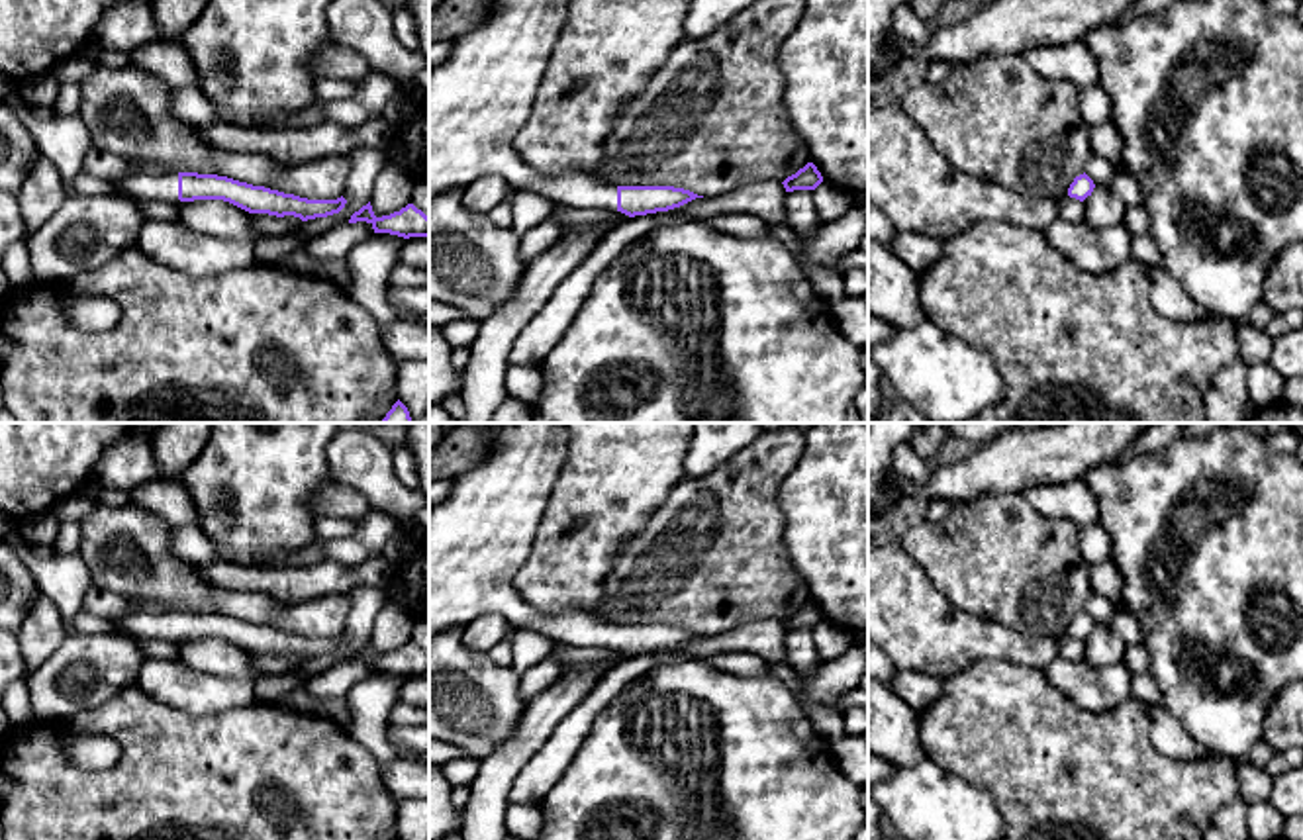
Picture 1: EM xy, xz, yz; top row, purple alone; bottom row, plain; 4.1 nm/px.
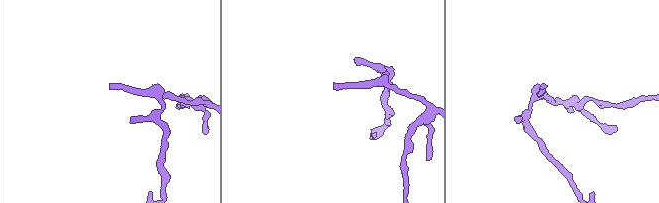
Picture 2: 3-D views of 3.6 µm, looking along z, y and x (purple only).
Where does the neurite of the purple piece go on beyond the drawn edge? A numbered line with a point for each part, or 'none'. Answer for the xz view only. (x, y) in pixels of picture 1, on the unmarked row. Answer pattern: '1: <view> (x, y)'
1: xz (481, 535)

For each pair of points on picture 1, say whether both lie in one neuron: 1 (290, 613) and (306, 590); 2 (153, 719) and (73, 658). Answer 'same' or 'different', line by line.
1: different
2: different

